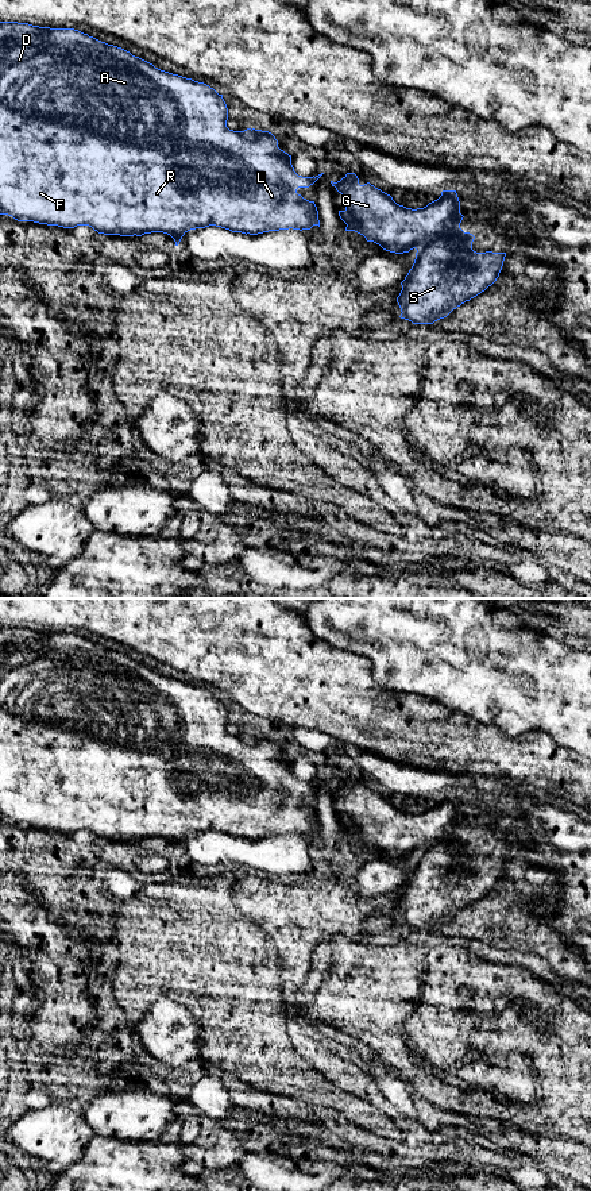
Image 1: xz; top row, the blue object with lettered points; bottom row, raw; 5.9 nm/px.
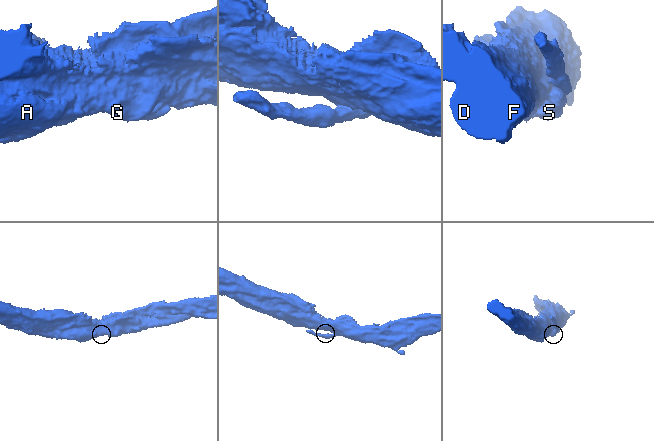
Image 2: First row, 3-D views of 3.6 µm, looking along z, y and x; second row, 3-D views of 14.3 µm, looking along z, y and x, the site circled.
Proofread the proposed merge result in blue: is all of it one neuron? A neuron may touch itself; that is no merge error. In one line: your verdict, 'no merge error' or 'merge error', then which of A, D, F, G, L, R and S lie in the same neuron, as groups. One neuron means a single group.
merge error; A D F G L R / S

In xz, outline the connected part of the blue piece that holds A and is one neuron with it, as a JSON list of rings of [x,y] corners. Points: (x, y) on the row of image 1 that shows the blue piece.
[[[0,22],[0,215],[12,216],[18,221],[34,221],[63,228],[89,226],[104,235],[142,236],[163,232],[174,239],[175,246],[188,231],[209,226],[246,235],[320,227],[314,201],[304,198],[297,193],[297,189],[309,188],[324,173],[316,177],[298,176],[291,165],[291,155],[278,147],[278,140],[271,132],[255,128],[233,131],[227,127],[227,120],[228,108],[223,95],[204,82],[161,70],[121,47],[108,45],[74,28]]]

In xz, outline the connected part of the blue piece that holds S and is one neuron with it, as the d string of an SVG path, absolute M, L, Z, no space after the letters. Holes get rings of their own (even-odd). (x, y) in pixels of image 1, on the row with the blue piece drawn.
M433 242L416 253L416 259L405 280L401 282L402 290L397 297L401 308L401 319L413 324L433 324L447 317L453 309L476 297L491 286L503 266L506 253L476 253L463 250L452 242ZM459 266L461 273L457 277L448 275L447 270Z

